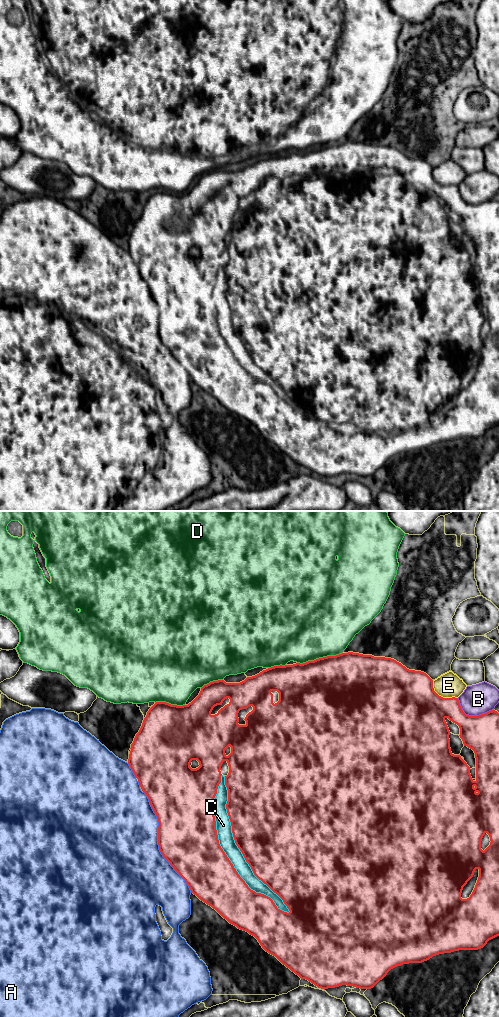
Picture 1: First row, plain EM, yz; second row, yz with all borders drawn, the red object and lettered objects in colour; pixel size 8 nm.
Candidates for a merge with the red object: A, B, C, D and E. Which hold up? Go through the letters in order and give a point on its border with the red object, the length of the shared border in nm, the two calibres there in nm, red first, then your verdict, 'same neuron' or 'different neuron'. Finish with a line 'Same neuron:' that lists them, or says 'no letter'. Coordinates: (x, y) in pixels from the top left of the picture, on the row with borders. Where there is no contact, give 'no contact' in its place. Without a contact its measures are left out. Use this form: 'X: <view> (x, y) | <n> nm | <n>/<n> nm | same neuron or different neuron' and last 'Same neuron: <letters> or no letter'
A: yz (158, 842) | 900 nm | 480/500 nm | different neuron
B: yz (472, 716) | 320 nm | 280/240 nm | different neuron
C: yz (224, 852) | 1250 nm | 440/130 nm | same neuron
D: yz (319, 658) | 380 nm | 500/500 nm | different neuron
E: yz (440, 696) | 260 nm | 480/200 nm | different neuron
Same neuron: C

